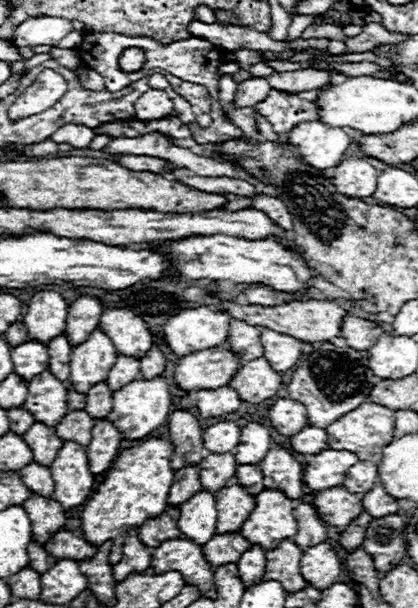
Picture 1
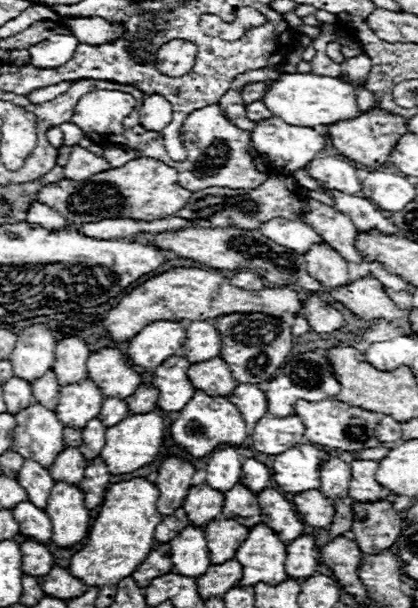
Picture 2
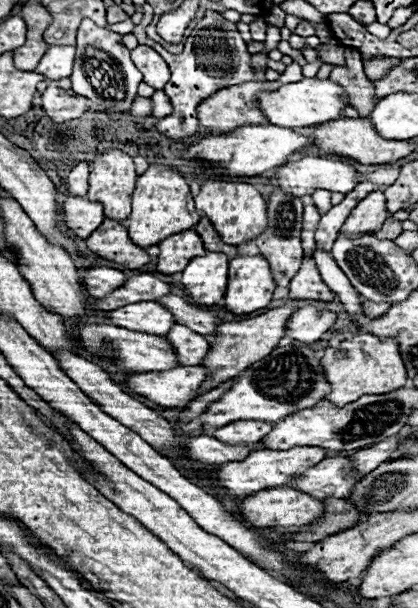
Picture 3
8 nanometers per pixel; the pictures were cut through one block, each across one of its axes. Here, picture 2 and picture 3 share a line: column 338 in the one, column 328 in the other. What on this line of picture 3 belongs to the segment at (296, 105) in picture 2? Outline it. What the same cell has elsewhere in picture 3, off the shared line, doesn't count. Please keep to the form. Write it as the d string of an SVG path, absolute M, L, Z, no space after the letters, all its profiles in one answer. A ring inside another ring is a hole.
M302 78L300 82L284 84L278 90L260 92L256 102L262 114L272 124L282 128L306 128L306 126L316 126L320 122L336 120L342 116L342 110L348 106L348 98L338 84L330 80L318 80L318 78Z

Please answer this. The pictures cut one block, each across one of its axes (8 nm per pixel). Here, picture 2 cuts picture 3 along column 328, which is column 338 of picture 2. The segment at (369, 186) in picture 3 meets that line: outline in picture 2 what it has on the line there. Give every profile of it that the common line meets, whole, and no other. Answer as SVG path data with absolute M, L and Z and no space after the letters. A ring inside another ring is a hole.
M310 200L310 214L306 214L302 220L308 224L314 224L318 232L322 232L322 238L336 248L348 262L362 262L362 258L356 254L354 248L354 224L348 214L338 212L332 206L326 206L318 200Z

